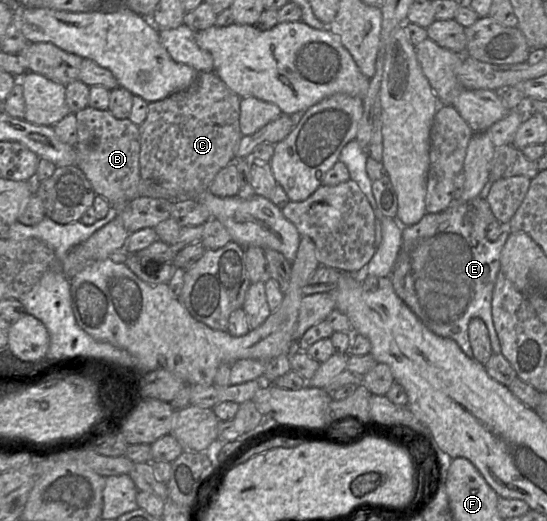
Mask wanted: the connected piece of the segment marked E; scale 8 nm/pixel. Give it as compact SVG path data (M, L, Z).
M469 202L453 204L440 213L426 213L422 219L402 230L402 244L391 275L396 294L406 303L419 320L434 334L454 340L463 353L473 358L468 335L468 325L472 318L478 317L485 323L492 353L501 354L500 341L492 318L492 294L496 278L500 272L501 251L509 237L504 231L499 238L491 242L486 238L486 228L492 222L480 219L480 231L471 228L470 217L467 216Z

